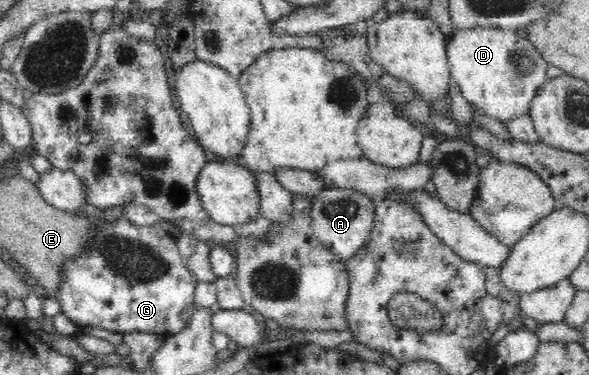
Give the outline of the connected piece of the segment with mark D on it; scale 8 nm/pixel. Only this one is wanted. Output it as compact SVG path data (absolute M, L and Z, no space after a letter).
M493 27L456 29L449 38L446 53L452 80L457 83L463 98L467 98L475 114L491 120L500 120L503 124L529 114L531 102L548 82L547 68L550 64L547 59L529 37L521 38L517 31Z

